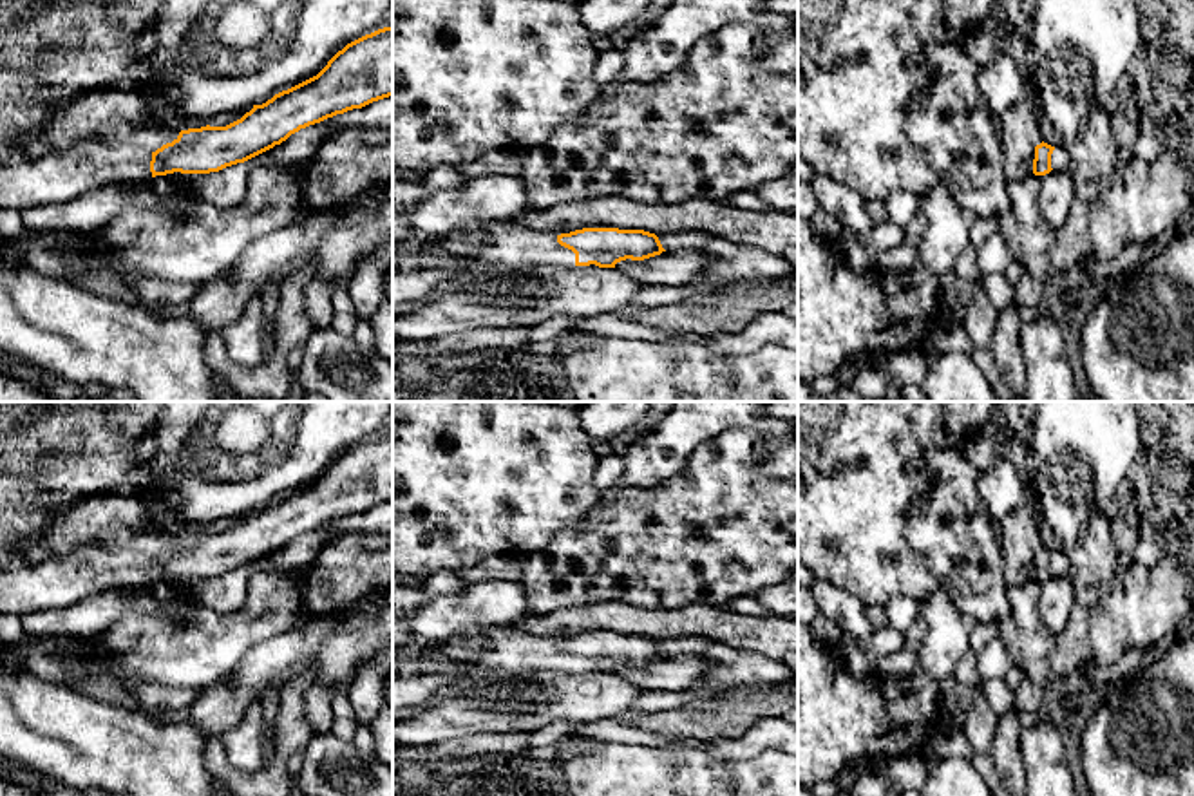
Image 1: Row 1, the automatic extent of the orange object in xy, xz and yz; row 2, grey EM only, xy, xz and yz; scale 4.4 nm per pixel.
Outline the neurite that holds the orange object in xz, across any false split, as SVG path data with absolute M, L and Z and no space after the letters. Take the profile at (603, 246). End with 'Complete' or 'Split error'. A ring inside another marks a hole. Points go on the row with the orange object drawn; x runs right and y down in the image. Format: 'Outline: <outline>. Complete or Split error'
Outline: M516 221L479 223L438 239L418 237L407 248L443 259L481 262L498 271L590 264L615 268L626 259L644 261L666 251L659 237L644 230L583 228L555 235Z. Split error

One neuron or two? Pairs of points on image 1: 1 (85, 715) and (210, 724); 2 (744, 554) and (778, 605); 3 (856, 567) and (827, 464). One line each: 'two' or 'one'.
1: two
2: two
3: one

